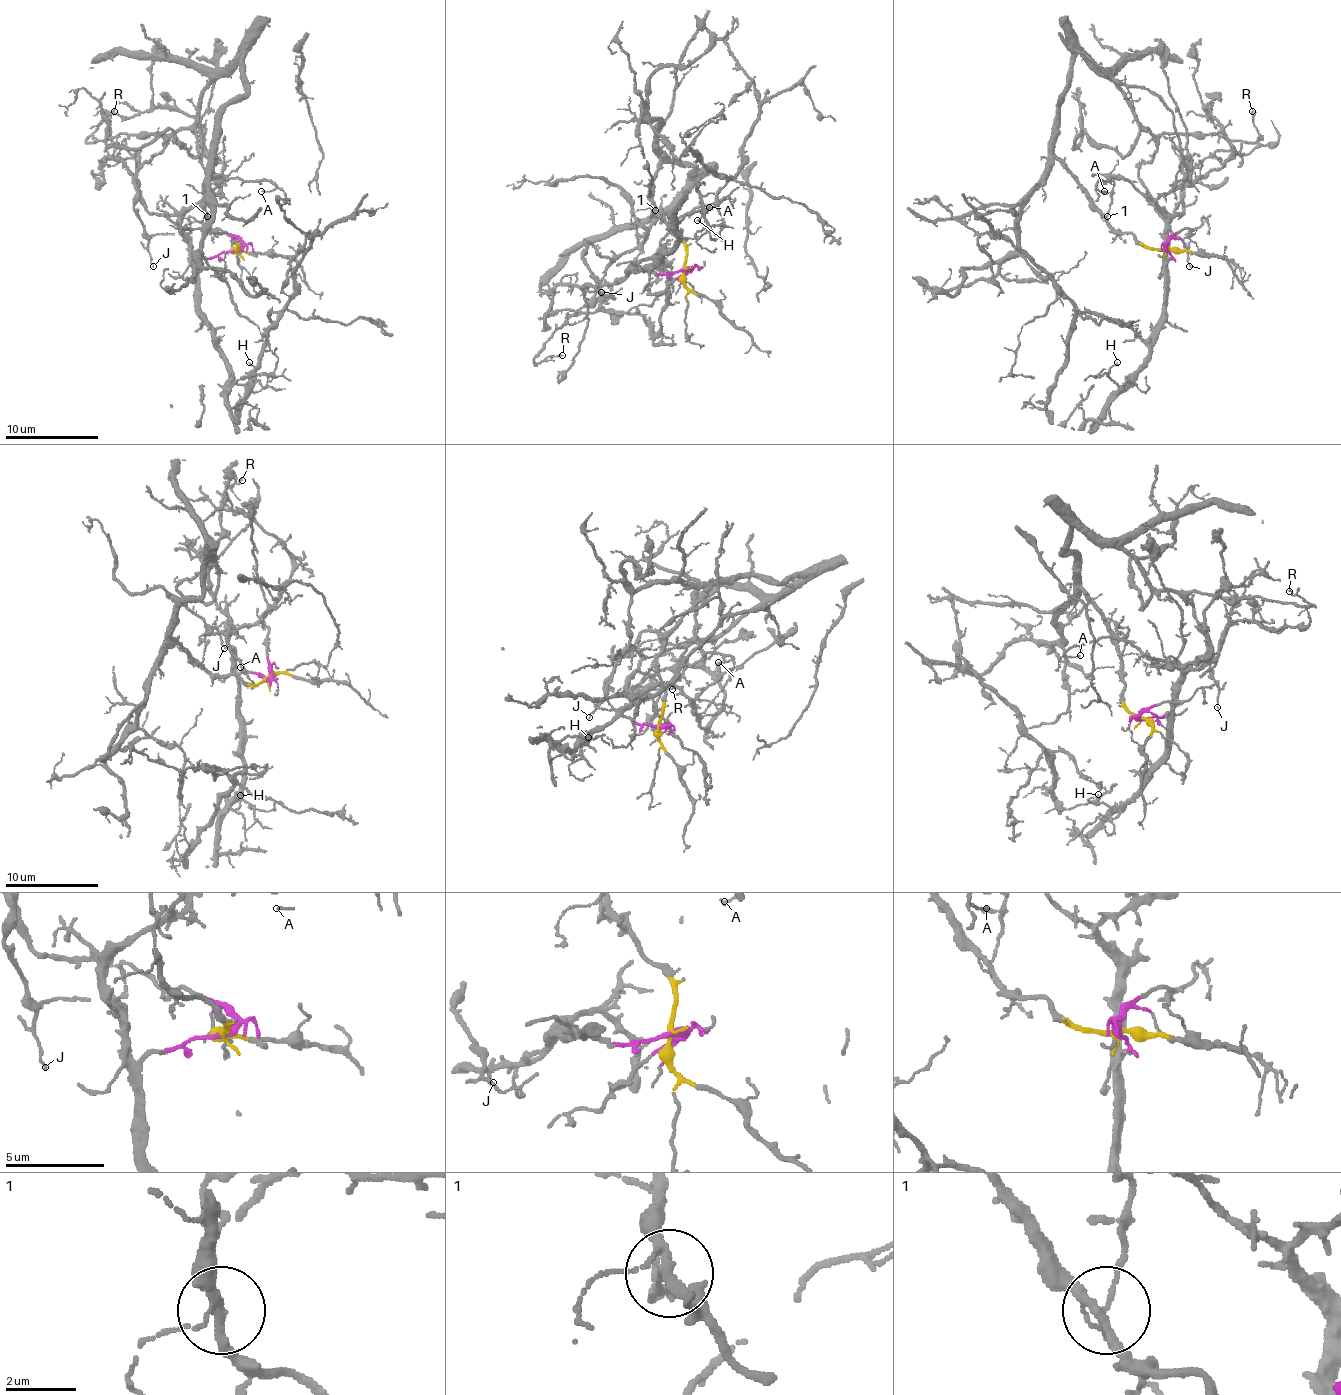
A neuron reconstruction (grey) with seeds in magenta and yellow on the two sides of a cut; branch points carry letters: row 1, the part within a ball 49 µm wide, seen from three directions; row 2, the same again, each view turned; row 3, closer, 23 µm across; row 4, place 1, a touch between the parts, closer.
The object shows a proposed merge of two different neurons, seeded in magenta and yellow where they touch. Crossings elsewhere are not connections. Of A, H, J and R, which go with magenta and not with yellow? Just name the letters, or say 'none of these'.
A, H

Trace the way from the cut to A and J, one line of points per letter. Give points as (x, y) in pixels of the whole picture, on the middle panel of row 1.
A: (683, 269), (650, 274), (643, 269), (629, 269), (660, 246), (678, 220), (709, 206)
J: (683, 269), (685, 246), (655, 211), (662, 157), (692, 167), (692, 181), (618, 258), (585, 241), (601, 293)

